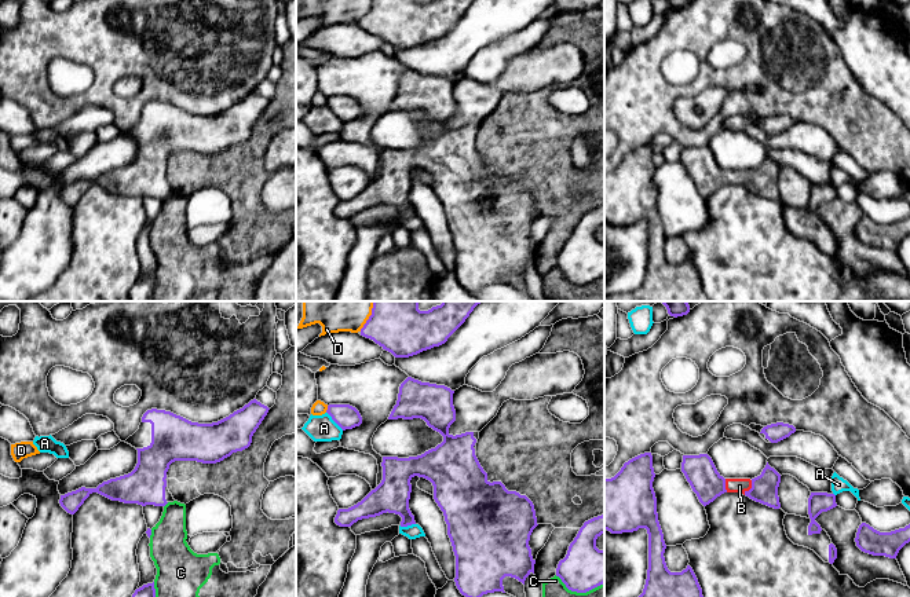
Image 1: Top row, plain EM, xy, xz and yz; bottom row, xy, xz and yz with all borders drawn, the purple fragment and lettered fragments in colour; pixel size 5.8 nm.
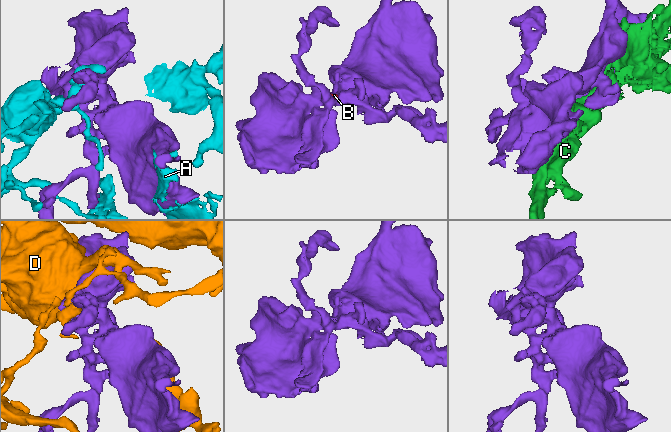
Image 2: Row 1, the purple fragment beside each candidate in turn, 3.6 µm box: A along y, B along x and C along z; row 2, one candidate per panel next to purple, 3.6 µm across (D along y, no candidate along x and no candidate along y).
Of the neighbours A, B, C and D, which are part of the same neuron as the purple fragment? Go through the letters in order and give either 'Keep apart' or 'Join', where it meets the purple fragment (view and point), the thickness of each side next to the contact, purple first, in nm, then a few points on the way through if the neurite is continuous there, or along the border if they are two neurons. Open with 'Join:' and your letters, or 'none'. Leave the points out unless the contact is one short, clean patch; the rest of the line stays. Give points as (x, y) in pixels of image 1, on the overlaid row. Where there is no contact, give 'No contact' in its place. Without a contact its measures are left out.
Join: B
A: Keep apart. Touches purple at xz (335, 421). Thickness 140 nm (purple) against 160 nm
B: Join. Touches purple at yz (752, 487). Thickness 160 nm (purple) against 80 nm. Path across: yz (764, 489), (752, 487), (739, 486)
C: Keep apart. Touches purple at xz (578, 592). Thickness 260 nm (purple) against 110 nm
D: Keep apart. Touches purple at xz (369, 317). Thickness 320 nm (purple) against 360 nm

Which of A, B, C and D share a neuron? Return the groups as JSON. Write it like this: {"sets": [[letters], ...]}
{"sets": [["A"], ["B"], ["C"], ["D"]]}

